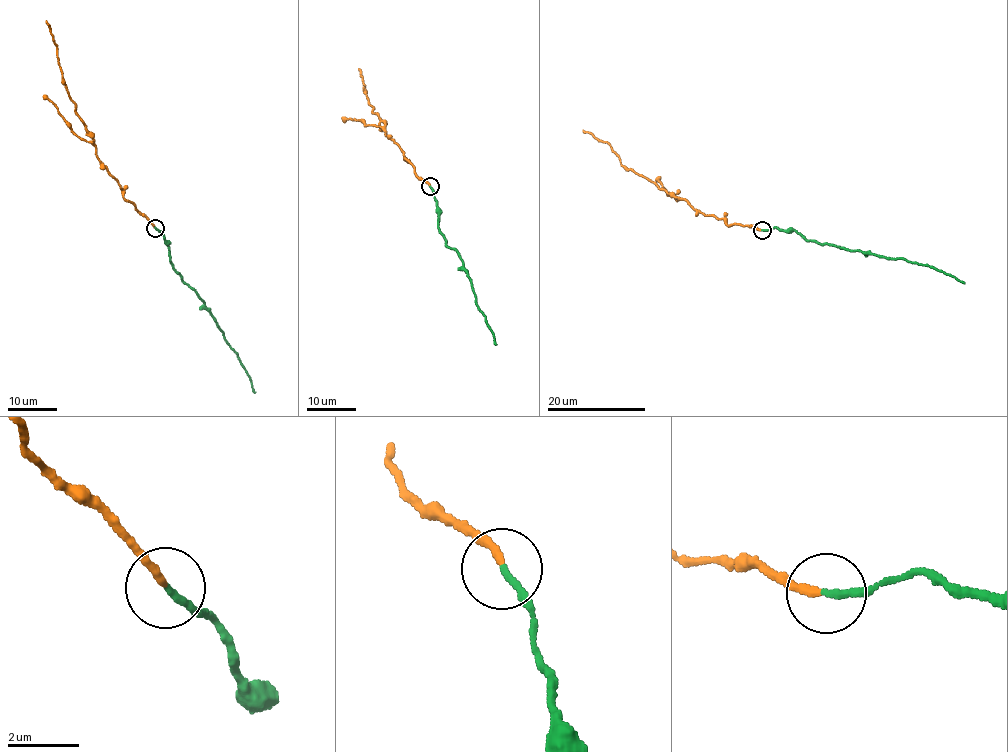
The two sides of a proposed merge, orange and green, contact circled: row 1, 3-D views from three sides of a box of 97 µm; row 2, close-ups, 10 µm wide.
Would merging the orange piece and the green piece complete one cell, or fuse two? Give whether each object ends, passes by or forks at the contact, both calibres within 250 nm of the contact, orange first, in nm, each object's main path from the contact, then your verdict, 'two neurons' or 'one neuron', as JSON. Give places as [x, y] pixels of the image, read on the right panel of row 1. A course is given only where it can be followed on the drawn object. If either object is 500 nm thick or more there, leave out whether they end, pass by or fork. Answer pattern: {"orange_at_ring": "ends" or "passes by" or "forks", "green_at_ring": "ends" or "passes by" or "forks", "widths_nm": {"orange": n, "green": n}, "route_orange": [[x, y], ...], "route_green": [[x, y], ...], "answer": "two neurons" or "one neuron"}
{"orange_at_ring": "ends", "green_at_ring": "ends", "widths_nm": {"orange": 220, "green": 200}, "route_orange": [[761, 230], [731, 226], [723, 219], [707, 215], [627, 169], [608, 143], [583, 130]], "route_green": [[762, 230], [773, 227], [796, 231], [808, 240], [846, 250], [905, 258], [933, 266], [964, 283]], "answer": "one neuron"}

